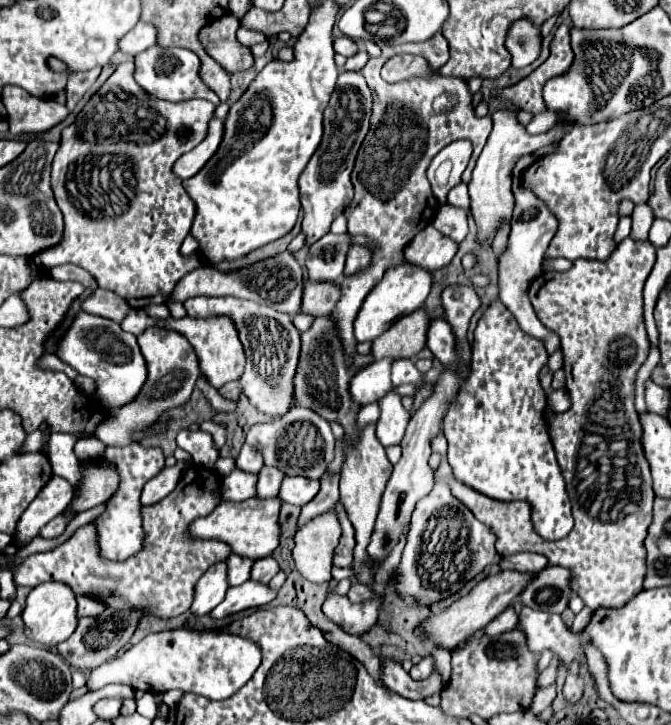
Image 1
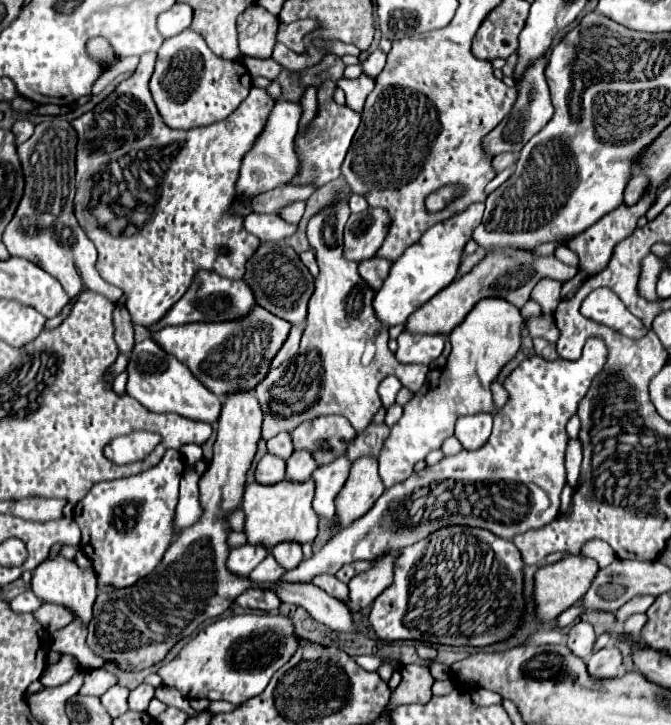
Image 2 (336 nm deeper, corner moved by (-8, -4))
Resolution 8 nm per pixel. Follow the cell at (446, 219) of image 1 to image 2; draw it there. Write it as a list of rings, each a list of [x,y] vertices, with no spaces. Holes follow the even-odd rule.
[[[484,203],[470,205],[464,213],[430,227],[418,243],[414,243],[404,255],[392,263],[392,273],[384,281],[382,289],[374,297],[374,311],[388,327],[406,323],[406,319],[420,309],[438,291],[450,285],[458,273],[464,245],[472,239],[472,231],[480,225]]]

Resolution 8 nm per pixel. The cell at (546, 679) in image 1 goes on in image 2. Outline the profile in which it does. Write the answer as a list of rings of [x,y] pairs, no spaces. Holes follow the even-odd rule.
[[[576,623],[570,633],[568,633],[568,647],[572,653],[576,653],[578,657],[586,659],[588,655],[592,655],[594,651],[594,643],[596,643],[596,635],[594,635],[594,629],[590,623]]]

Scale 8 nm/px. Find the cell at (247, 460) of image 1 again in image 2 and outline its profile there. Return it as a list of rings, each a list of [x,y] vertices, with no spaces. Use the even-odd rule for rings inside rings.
[[[282,431],[278,435],[274,435],[272,439],[268,439],[268,453],[278,455],[282,459],[288,459],[294,453],[294,445],[292,445],[292,437],[288,431]]]

